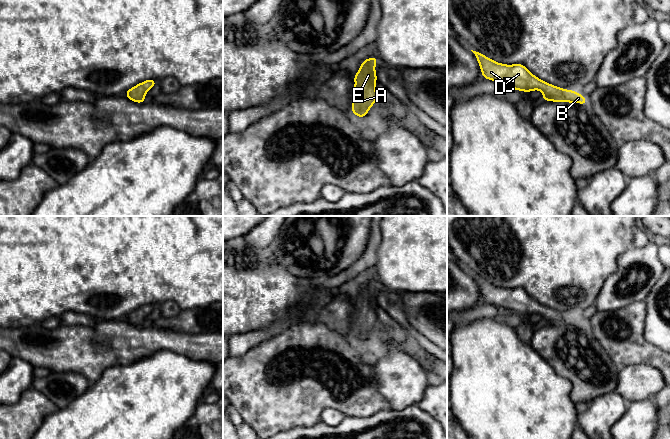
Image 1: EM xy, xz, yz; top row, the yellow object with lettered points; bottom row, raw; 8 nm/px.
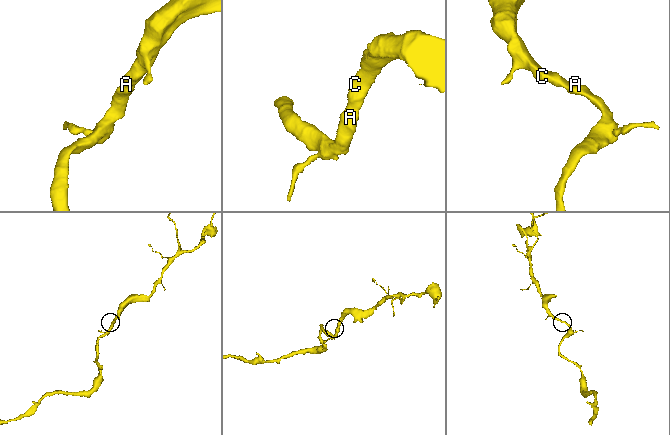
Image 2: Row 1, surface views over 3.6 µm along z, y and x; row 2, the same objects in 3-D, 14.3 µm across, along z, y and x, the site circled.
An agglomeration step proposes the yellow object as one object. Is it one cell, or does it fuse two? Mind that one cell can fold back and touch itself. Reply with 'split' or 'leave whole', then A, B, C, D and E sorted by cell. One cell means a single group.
leave whole | A B C D E

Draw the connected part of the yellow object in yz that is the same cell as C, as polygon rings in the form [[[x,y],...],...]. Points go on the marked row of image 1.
[[[471,50],[480,65],[483,78],[497,83],[509,85],[512,89],[530,92],[541,90],[543,100],[555,102],[571,102],[587,105],[585,97],[572,90],[565,90],[546,83],[533,74],[522,64],[505,65],[497,63],[483,54]]]

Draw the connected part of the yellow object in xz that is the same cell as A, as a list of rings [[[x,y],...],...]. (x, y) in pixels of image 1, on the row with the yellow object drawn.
[[[371,57],[362,62],[354,76],[355,87],[352,93],[352,112],[359,117],[365,117],[368,110],[378,99],[375,83],[377,81],[375,64],[377,58]]]

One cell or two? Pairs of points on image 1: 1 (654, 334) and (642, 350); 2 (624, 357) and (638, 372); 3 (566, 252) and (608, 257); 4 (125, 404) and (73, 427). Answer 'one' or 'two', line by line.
1: two
2: two
3: one
4: one

